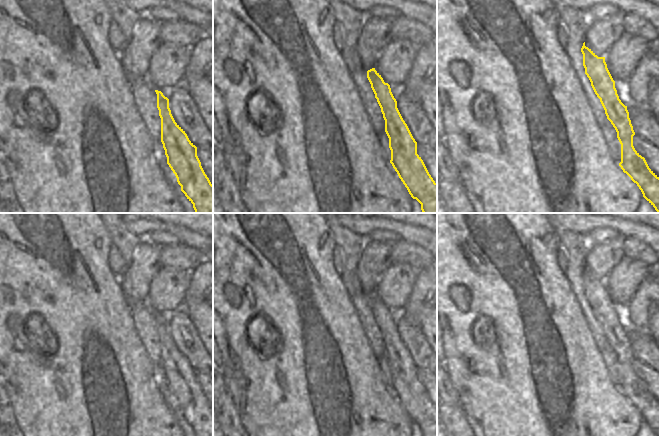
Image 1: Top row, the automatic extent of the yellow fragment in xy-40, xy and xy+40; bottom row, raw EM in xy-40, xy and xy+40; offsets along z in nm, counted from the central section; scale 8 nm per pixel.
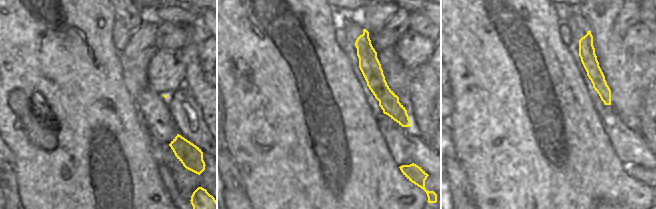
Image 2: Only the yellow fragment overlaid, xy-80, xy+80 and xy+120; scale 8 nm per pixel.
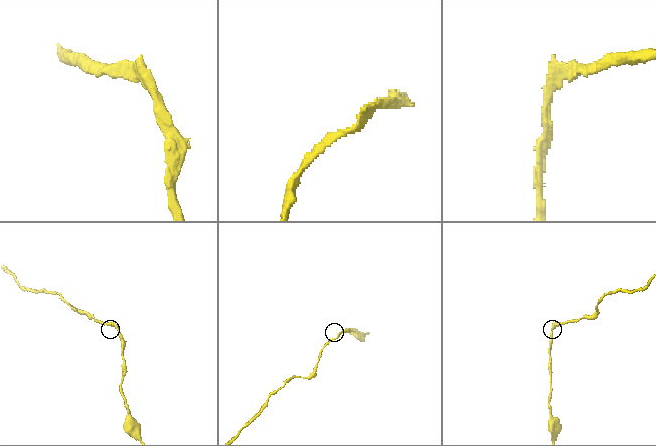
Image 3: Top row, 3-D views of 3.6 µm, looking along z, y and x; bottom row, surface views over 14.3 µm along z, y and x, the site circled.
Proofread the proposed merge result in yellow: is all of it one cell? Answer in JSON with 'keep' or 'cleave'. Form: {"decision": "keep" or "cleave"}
{"decision": "cleave"}

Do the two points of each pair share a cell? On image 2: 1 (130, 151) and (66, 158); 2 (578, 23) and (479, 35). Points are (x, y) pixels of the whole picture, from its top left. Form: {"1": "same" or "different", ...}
{"1": "same", "2": "different"}

